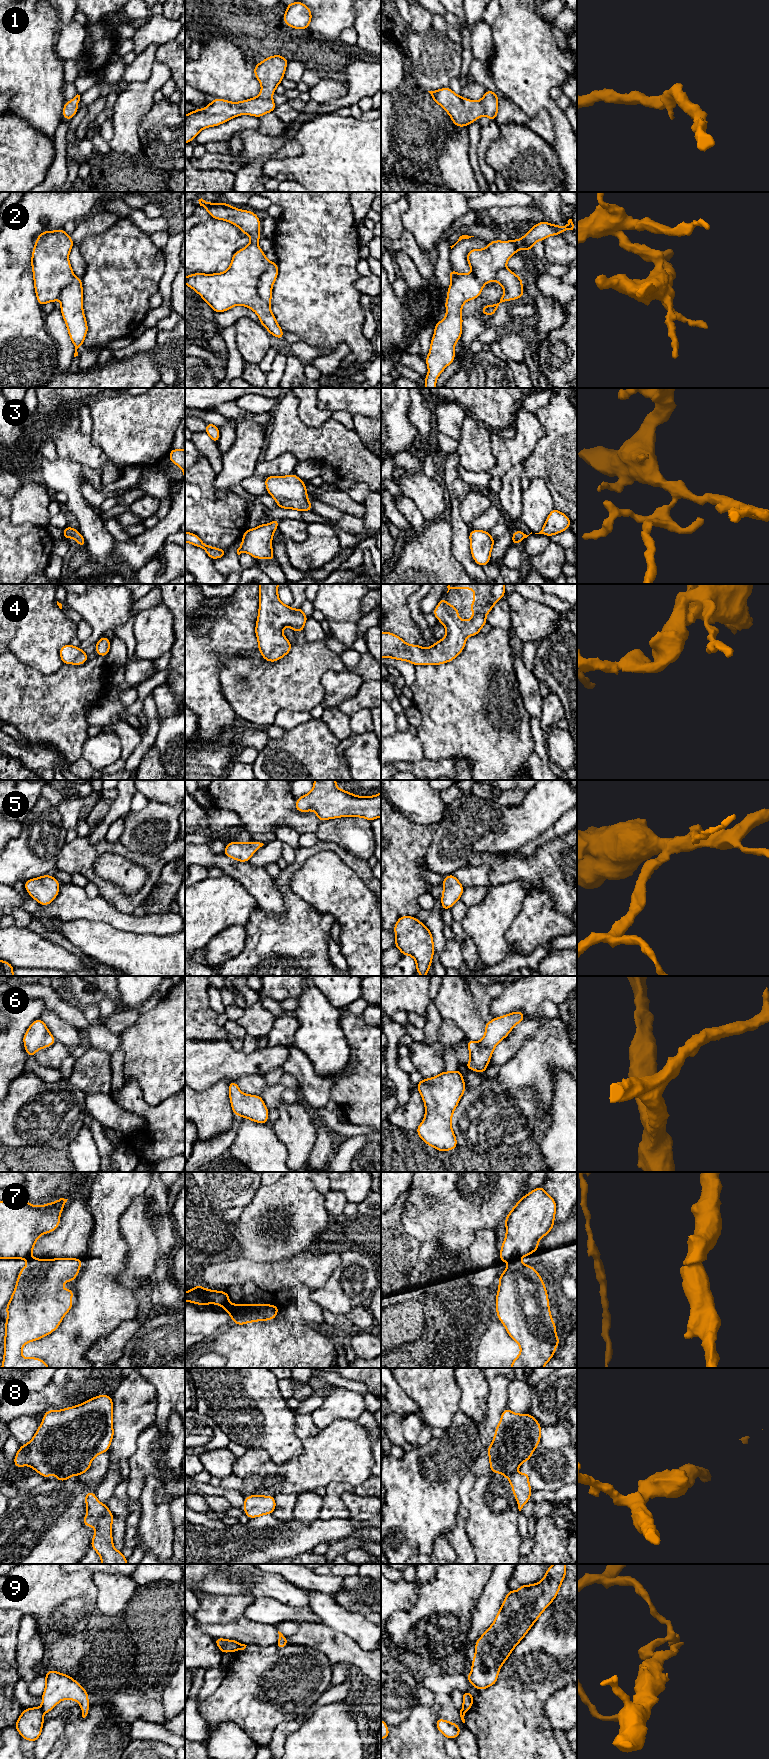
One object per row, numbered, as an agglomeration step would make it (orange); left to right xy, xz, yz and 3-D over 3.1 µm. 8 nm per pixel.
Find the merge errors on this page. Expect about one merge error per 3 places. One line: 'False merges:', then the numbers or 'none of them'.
False merges: 2, 7, 9

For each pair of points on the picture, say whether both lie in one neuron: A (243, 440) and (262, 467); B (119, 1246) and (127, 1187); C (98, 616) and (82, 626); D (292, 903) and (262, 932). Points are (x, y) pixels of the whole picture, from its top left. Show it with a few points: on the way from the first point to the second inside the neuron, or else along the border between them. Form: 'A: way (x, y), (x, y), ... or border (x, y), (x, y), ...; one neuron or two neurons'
A: border (258, 461), (253, 474); two neurons
B: way (115, 1231), (114, 1202); one neuron
C: border (83, 618), (90, 625), (91, 634), (82, 641); two neurons
D: way (291, 913), (272, 932); one neuron

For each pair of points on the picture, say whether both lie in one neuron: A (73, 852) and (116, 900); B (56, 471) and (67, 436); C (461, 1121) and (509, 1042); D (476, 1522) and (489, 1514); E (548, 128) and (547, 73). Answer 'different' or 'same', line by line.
A: same
B: different
C: different
D: same
E: different

